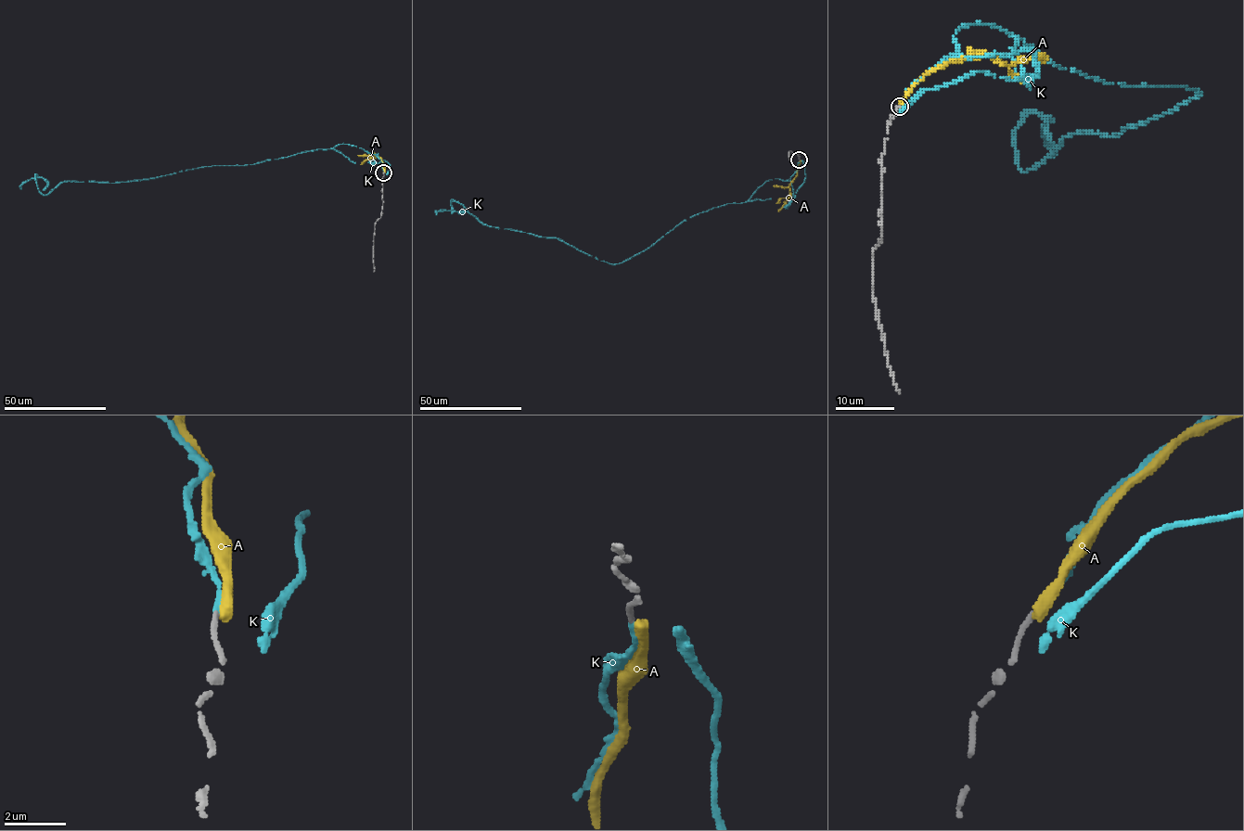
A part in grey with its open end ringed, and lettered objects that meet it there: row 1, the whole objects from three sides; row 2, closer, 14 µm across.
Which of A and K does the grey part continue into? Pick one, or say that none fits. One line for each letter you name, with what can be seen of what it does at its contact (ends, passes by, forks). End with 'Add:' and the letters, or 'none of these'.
K: it ends there
Add: K

